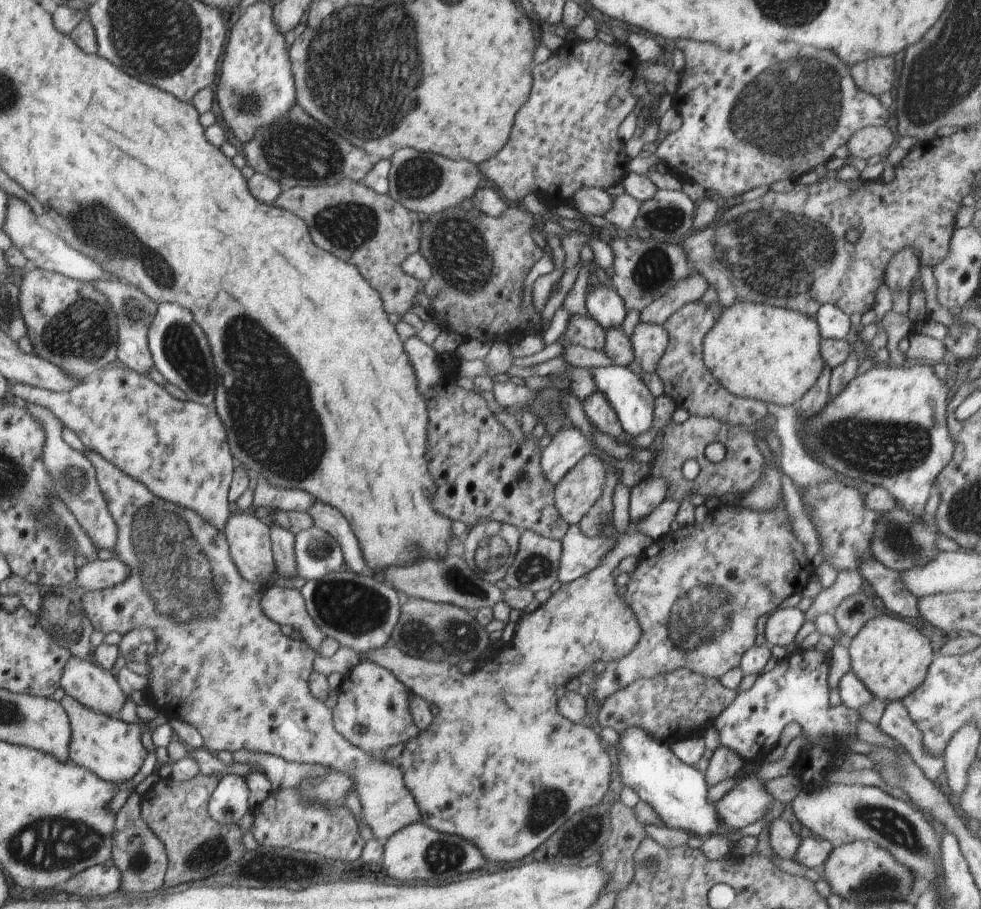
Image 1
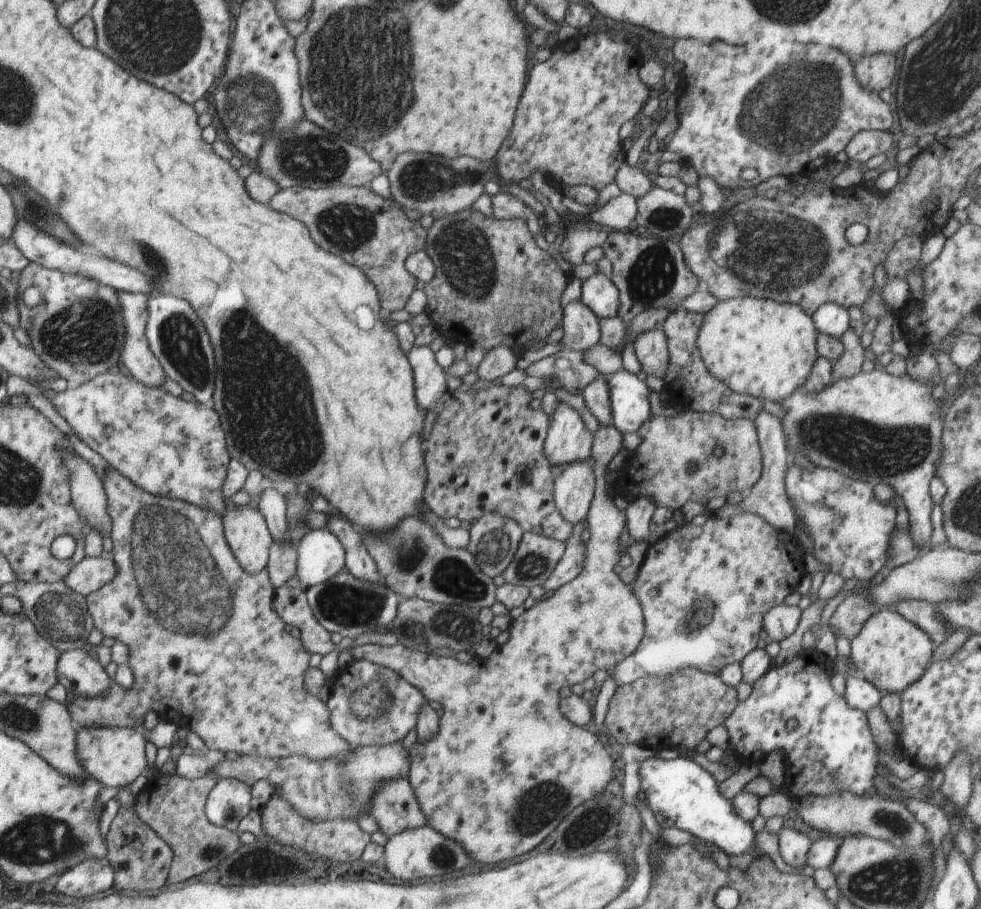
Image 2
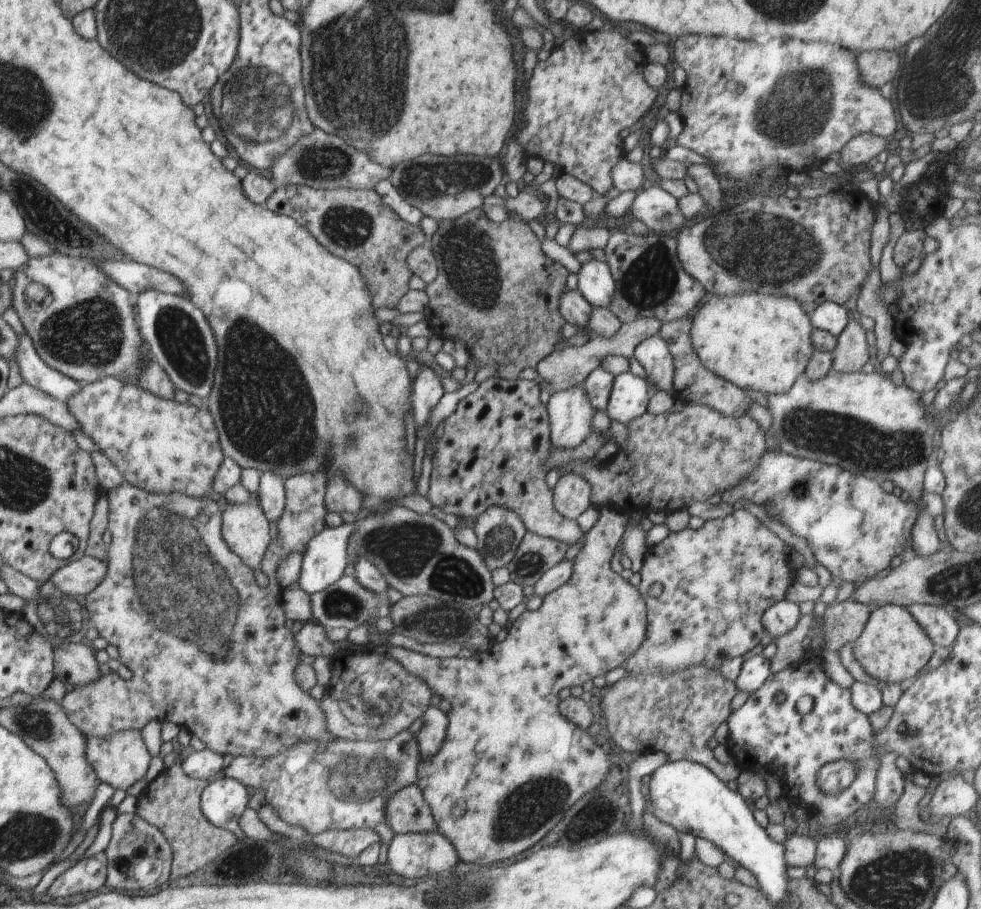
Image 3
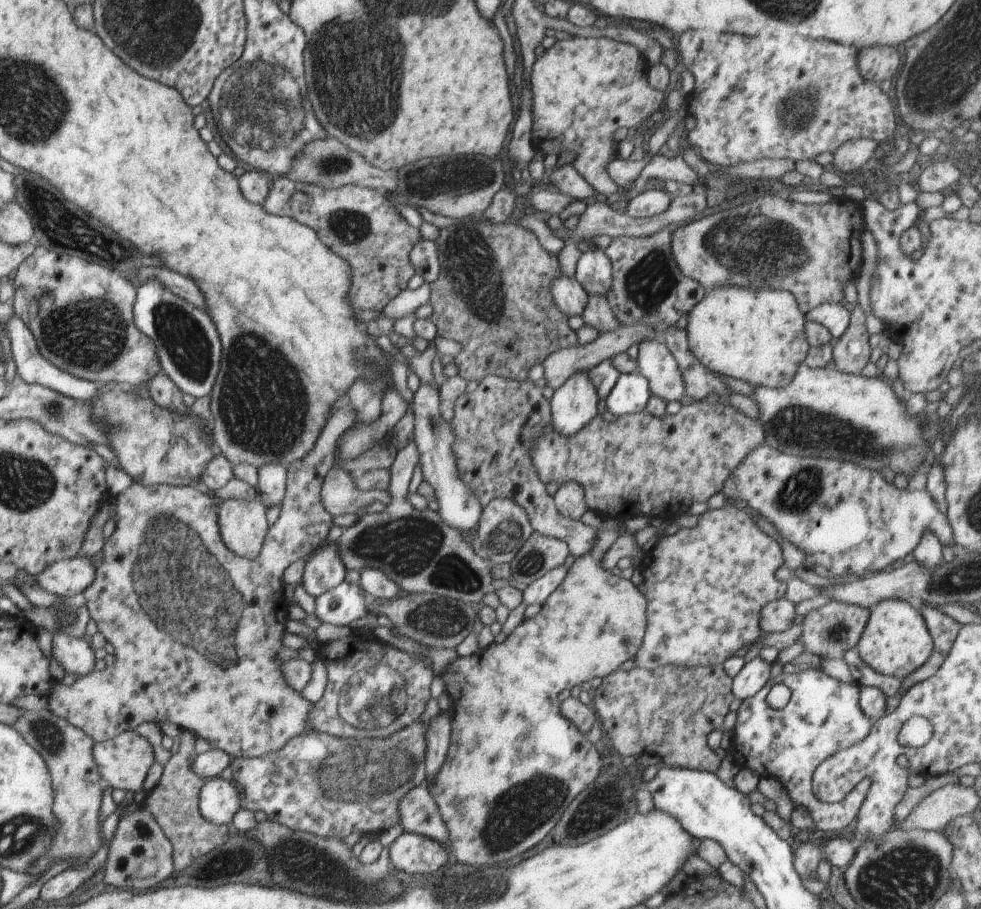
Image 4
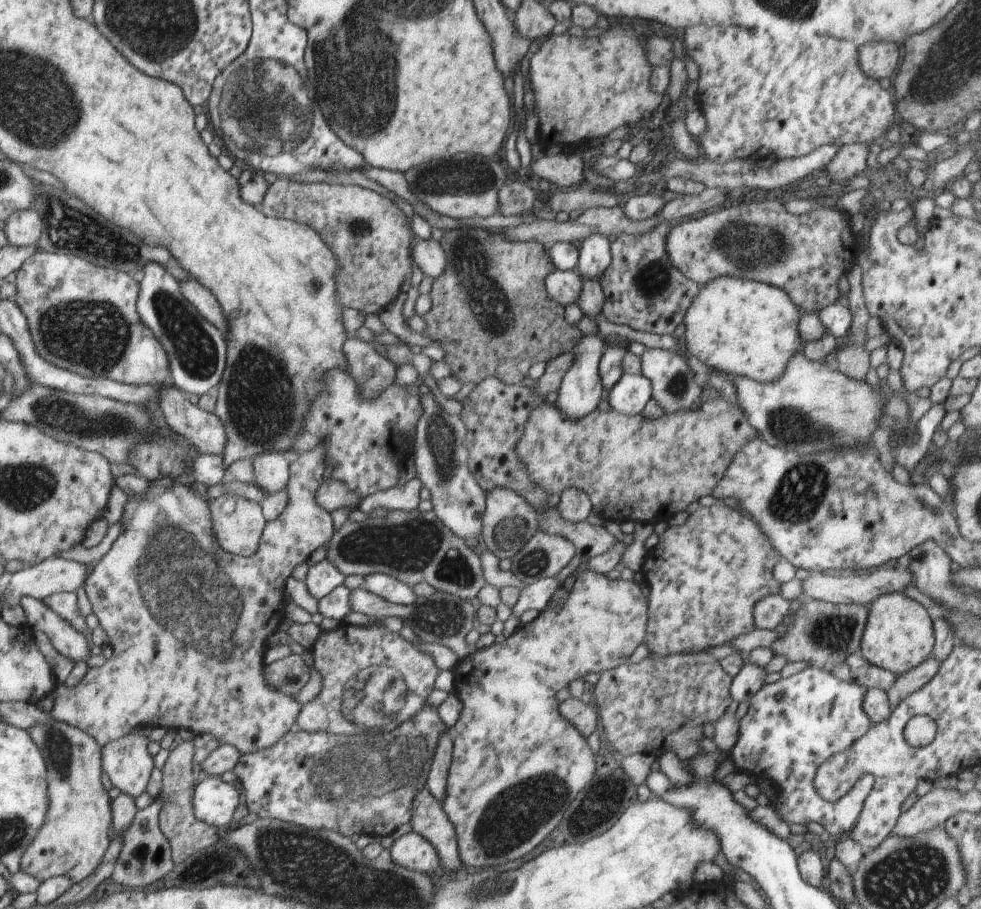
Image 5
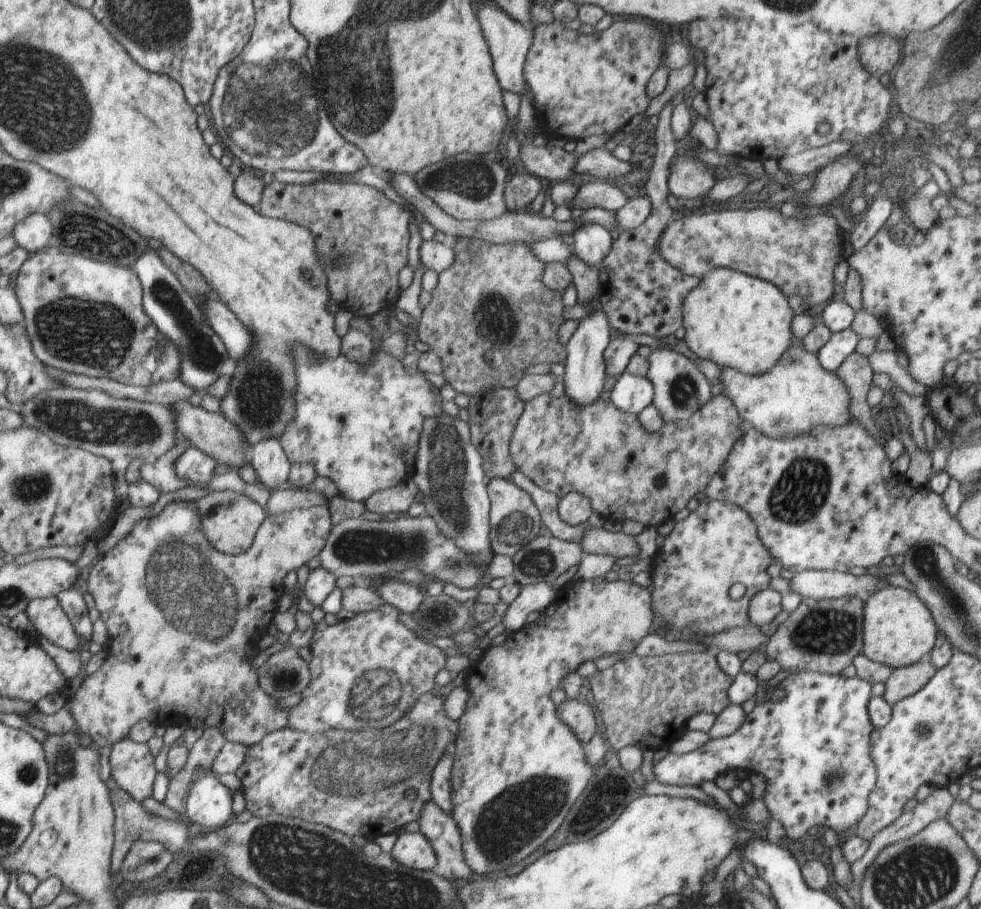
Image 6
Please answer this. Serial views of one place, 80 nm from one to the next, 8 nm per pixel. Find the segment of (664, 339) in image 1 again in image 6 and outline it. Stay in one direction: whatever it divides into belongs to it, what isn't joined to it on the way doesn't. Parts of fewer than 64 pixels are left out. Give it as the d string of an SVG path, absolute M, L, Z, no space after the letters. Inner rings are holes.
M669 348L653 350L647 358L649 367L648 380L653 386L653 403L659 410L664 422L686 420L698 412L712 397L711 384L708 382L697 365L681 353Z

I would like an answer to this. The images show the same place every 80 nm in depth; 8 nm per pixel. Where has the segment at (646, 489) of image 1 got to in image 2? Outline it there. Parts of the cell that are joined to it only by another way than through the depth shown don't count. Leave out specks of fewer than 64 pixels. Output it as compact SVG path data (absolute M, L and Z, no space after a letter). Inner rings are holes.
M644 496L629 502L626 511L626 528L628 528L632 543L644 541L648 538L654 510L656 510L654 502L650 498L644 498Z

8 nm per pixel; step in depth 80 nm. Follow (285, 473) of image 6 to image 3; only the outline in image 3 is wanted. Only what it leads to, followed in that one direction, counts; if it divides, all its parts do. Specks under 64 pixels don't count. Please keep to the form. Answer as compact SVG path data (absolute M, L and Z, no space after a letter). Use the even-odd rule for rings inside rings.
M264 472L261 475L258 496L260 507L264 510L267 520L274 522L280 520L285 506L285 481L282 476L274 472Z

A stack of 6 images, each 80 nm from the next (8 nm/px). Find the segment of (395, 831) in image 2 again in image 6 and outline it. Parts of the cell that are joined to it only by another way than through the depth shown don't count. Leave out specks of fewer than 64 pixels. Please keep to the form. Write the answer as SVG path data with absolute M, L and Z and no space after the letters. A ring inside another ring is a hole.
M426 801L417 820L420 830L437 856L436 874L450 880L470 880L472 870L466 864L461 834L452 818L434 801Z

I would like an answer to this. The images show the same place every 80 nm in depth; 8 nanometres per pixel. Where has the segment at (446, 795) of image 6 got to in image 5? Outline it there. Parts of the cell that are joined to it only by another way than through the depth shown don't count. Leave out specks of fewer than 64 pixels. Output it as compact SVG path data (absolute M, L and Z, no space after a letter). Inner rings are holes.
M451 731L441 736L435 750L433 762L427 774L425 788L442 804L446 796L448 774L453 756Z

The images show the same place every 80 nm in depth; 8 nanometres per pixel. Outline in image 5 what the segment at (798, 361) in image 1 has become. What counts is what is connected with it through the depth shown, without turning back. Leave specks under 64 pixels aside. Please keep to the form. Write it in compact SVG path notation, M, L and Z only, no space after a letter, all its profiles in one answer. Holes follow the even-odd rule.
M720 276L701 286L686 312L687 351L717 372L772 383L785 374L789 359L804 348L798 331L801 314L780 288L746 278Z

